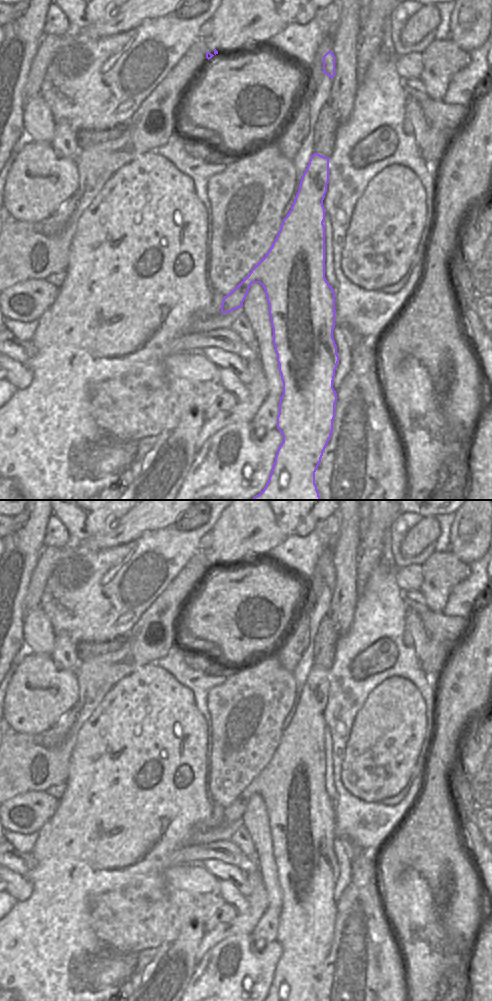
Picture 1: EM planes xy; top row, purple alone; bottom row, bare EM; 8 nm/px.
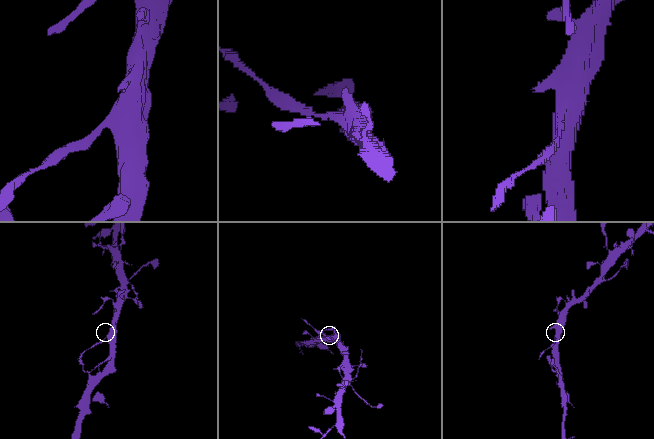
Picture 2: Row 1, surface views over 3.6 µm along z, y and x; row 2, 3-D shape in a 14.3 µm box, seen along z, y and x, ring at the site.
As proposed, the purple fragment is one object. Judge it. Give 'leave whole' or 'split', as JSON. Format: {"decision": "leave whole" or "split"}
{"decision": "split"}

